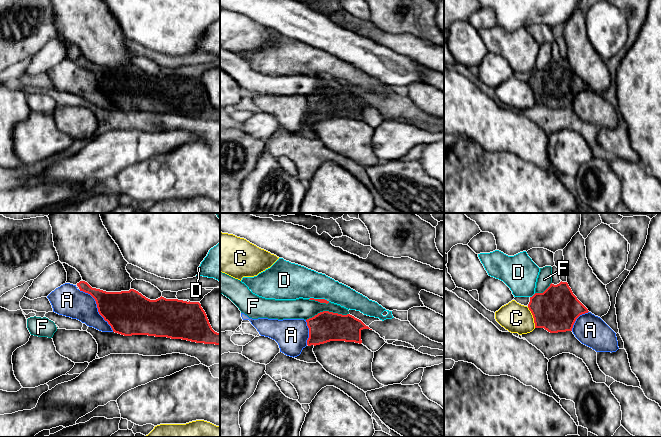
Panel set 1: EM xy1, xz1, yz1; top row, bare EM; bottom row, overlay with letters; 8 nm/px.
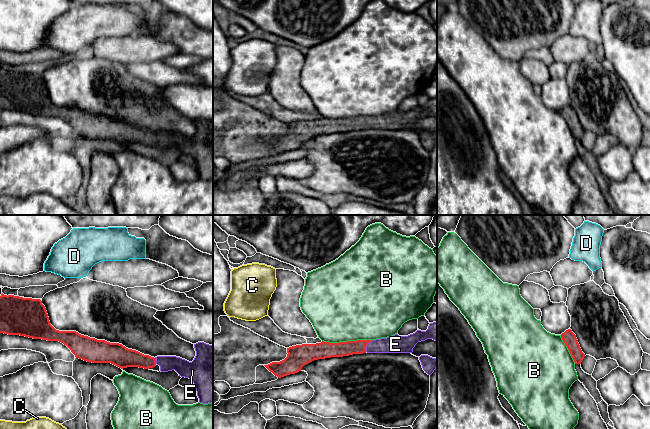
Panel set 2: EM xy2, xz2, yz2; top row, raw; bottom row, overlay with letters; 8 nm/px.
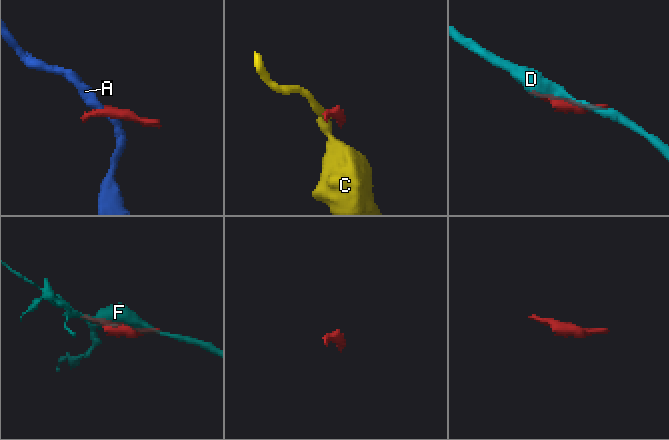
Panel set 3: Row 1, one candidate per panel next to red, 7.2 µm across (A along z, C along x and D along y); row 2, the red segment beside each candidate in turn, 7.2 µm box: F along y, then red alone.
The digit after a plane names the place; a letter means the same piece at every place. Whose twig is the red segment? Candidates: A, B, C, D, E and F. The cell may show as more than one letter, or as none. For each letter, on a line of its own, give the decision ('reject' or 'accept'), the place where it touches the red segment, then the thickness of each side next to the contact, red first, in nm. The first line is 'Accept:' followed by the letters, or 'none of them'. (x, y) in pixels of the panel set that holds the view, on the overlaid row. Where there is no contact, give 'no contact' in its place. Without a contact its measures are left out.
Accept: E
A: reject | xy1 (97, 307) | 360/240 nm
B: reject | xz2 (347, 341) | 130/500 nm
C: reject | yz1 (533, 317) | 360/240 nm
D: reject | yz1 (533, 295) | 360/280 nm
E: accept | xz2 (366, 345) | 120/140 nm
F: reject | xz1 (327, 311) | 240/160 nm

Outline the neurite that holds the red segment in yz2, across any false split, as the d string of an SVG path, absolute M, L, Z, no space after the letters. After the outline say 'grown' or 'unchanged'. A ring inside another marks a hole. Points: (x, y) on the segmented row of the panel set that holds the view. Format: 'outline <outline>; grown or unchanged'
outline M568 329L561 334L561 338L567 346L575 364L581 364L582 360L585 357L585 354L580 348L576 335L572 332L571 329Z; unchanged

